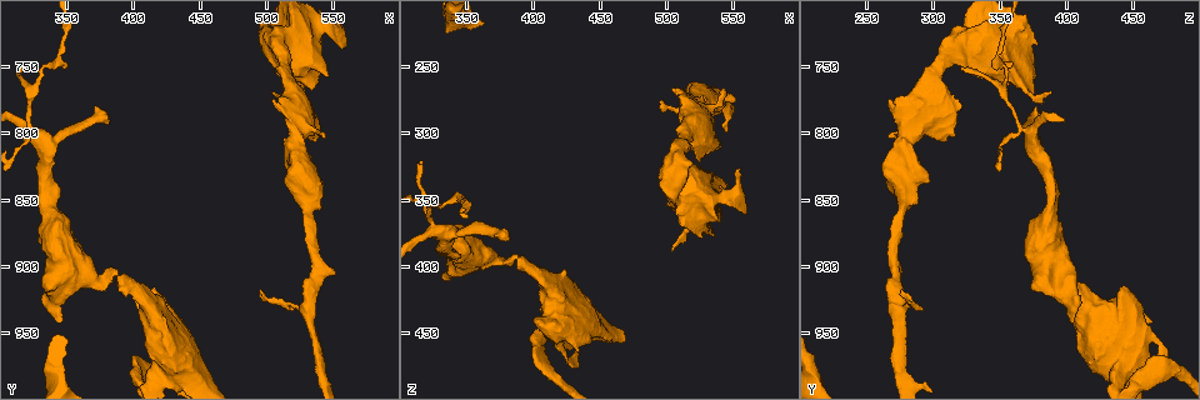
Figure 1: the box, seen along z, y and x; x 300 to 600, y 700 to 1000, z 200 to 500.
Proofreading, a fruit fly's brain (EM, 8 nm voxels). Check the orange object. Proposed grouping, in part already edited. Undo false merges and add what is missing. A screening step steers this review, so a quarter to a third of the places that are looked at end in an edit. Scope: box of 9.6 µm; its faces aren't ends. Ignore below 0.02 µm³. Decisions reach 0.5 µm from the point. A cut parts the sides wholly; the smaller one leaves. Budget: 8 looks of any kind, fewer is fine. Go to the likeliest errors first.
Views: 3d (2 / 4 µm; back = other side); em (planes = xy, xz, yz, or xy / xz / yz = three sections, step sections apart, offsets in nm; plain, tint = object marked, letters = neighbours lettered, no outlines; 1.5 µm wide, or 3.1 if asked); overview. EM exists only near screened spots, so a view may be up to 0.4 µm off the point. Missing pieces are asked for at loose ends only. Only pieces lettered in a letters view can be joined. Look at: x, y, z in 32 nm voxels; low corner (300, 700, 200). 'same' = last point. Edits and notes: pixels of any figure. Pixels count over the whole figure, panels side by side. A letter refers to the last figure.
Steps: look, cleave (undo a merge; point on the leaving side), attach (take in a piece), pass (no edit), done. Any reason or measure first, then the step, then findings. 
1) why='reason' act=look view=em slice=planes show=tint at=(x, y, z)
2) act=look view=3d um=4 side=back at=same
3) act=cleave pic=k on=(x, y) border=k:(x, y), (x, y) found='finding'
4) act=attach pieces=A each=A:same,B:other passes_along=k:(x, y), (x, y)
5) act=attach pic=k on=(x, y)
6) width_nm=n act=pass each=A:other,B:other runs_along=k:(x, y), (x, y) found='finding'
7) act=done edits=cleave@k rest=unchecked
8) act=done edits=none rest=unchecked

why='thin arm on a thick one' act=look view=em slice=yz step=8 show=tint at=(324, 798, 372)

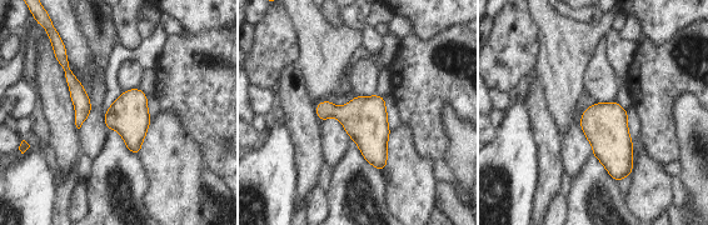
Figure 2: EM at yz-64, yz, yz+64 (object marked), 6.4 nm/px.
act=look view=em slice=planes show=letters at=same

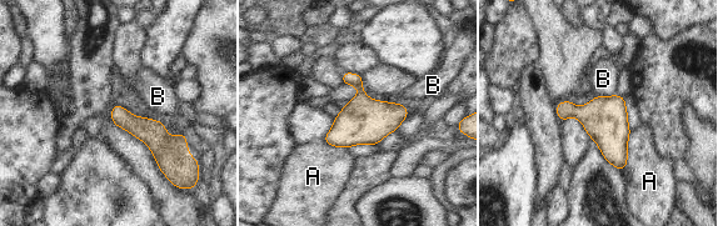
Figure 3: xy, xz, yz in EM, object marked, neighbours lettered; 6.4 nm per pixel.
width_nm=120 act=pass each=A:other,B:other border=3:(616, 94), (594, 96) found='one cell here'

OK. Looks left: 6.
why='thick end' act=look view=em slice=planes show=letters at=(342, 942, 404)

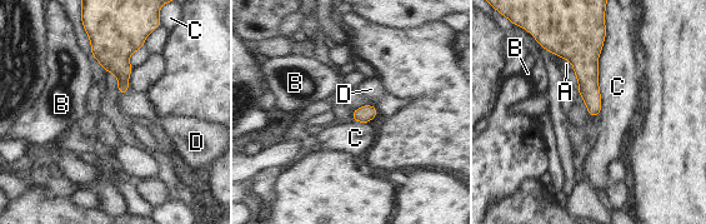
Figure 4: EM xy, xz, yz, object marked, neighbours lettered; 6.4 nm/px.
longest_contact=C:500nm act=pass each=A:other,B:other,C:other,D:other runs_along=4:(565, 53), (587, 71), (596, 112) found='no lettered piece goes on from it'

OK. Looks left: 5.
why='thick turns thin' act=look view=em slice=planes show=letters at=(538, 720, 346)

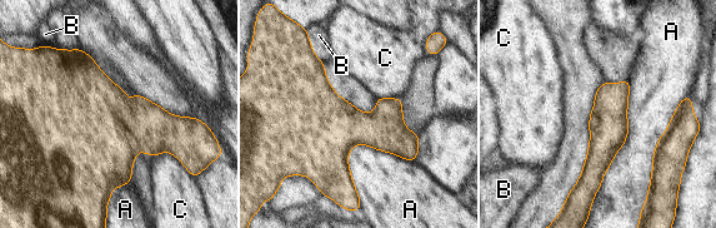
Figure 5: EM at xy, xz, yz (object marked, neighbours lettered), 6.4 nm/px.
act=pass each=A:other,B:other,C:other border=5:(630, 80), (627, 138), (585, 222) found='one cell here'

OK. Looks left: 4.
act=done edits=none rest=unchecked

